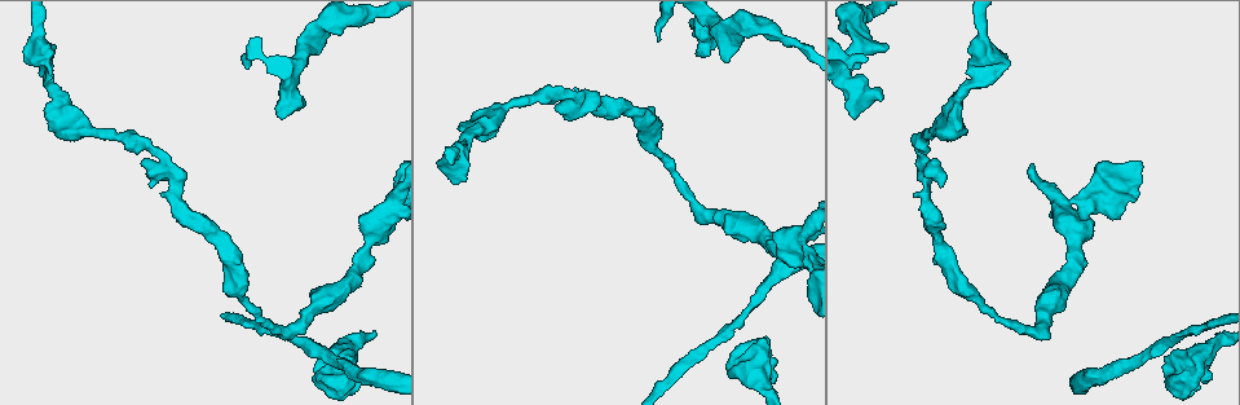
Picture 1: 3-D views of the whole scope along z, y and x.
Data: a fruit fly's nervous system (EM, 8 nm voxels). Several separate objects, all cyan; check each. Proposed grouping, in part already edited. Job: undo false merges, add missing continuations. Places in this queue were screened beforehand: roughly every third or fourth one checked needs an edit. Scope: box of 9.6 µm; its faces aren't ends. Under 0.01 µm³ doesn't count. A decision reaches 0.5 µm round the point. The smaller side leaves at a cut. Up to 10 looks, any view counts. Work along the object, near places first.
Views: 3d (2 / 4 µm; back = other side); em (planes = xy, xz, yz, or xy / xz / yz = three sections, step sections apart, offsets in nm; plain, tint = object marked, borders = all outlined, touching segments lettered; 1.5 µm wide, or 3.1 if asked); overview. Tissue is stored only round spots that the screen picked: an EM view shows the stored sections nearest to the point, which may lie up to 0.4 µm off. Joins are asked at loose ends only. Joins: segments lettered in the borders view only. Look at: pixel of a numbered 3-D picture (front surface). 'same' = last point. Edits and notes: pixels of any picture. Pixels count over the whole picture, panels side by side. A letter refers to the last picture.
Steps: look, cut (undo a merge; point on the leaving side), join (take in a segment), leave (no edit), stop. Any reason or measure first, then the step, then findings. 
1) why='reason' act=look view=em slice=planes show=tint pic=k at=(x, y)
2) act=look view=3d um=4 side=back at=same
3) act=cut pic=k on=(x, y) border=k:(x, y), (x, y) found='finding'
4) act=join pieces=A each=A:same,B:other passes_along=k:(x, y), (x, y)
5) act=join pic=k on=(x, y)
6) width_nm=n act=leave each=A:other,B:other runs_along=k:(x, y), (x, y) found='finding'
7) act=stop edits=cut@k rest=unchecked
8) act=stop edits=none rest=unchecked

why='a narrow waist' act=look view=3d um=4 pic=1 at=(331, 358)

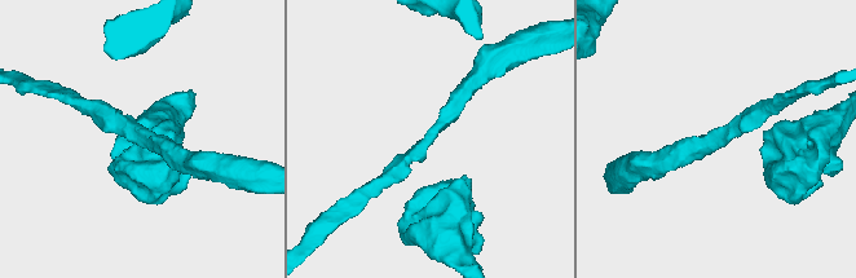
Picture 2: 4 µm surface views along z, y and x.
arm_widths_nm=220,260 why='now the EM' act=look view=em slice=planes show=tint pic=2 at=(426, 136)

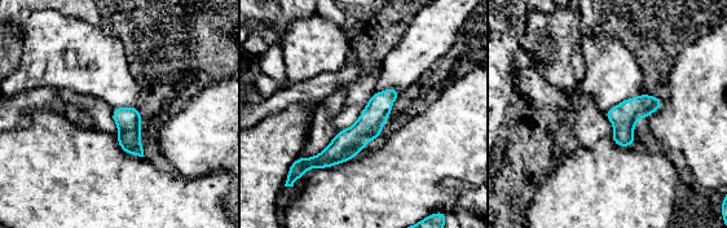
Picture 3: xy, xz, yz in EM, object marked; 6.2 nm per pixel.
why='see the neighbours' act=look view=em slice=planes show=borders at=same

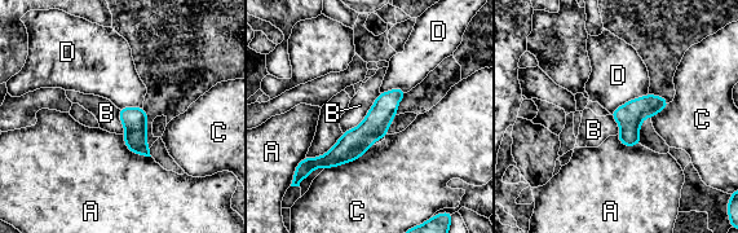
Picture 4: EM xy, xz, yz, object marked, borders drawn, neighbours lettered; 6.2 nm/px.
act=leave each=A:other,B:other,C:other,D:other runs_along=4:(400, 92), (345, 150), (312, 165) found='all the same neuron'

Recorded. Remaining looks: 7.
act=look view=em slice=yz step=4 show=tint pic=1 at=(1204, 383)

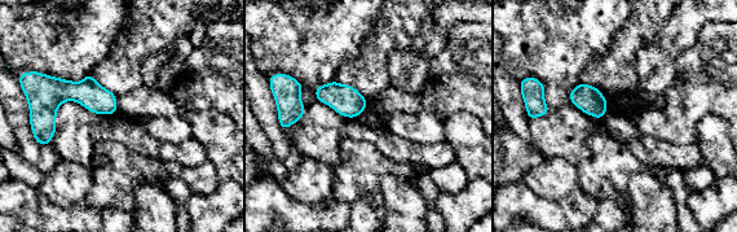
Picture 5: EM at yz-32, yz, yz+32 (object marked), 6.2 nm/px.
act=look view=em slice=xy step=4 show=borders at=same

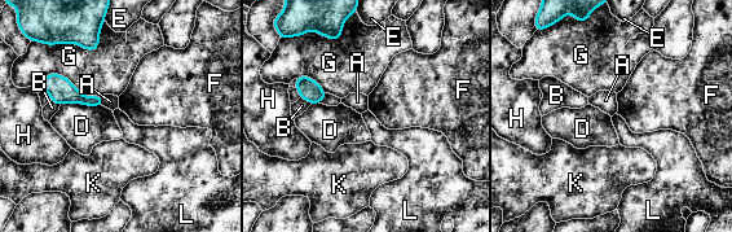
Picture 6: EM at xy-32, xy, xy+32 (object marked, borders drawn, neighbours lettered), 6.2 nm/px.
act=leave each=A:other,B:other,D:other,E:other,F:other,G:other,H:other,K:other,L:other border=6:(61, 104), (82, 103), (101, 106) found='none of them fits'

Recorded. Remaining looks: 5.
why='abrupt turn' act=look view=em slice=planes show=borders pic=1 at=(323, 35)

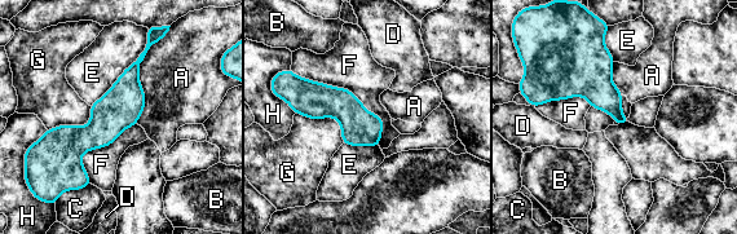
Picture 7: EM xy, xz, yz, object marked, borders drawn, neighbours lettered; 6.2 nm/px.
width_nm=120 act=leave each=A:other,B:other,C:other,D:other,E:other,F:other,G:other,H:other runs_along=7:(136, 65), (84, 138), (47, 146) found='continuous, no second neuron'

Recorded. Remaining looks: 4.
why='branch stops here' act=look view=3d um=4 pic=1 at=(866, 59)

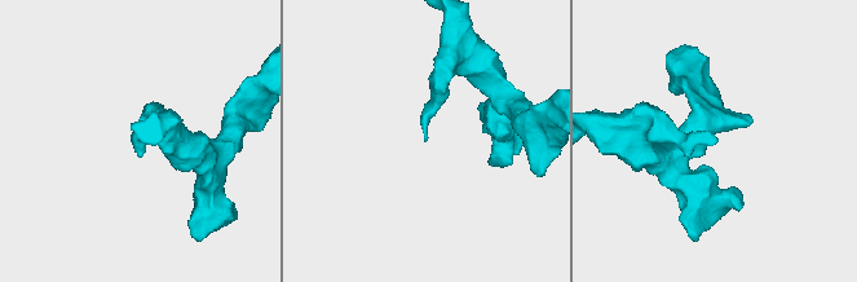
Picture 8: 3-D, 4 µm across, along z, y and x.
why='now the EM' act=look view=em slice=xy step=4 show=tint pic=8 at=(425, 139)

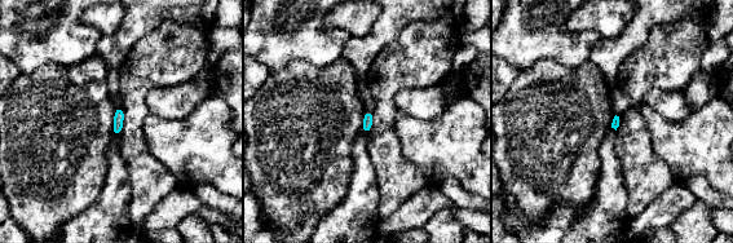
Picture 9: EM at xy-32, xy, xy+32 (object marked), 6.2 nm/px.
why='cut it another way' act=look view=em slice=planes show=borders at=same

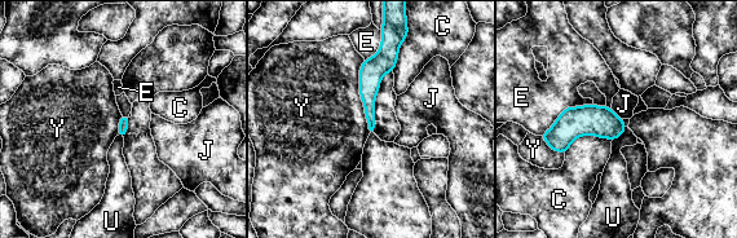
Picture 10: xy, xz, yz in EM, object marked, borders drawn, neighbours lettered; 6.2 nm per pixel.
act=leave each=C:other,E:other,J:other,U:other,Y:other border=10:(363, 58), (360, 97), (371, 131) found='none of them fits'

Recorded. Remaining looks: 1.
act=stop edits=none rest=unchecked

